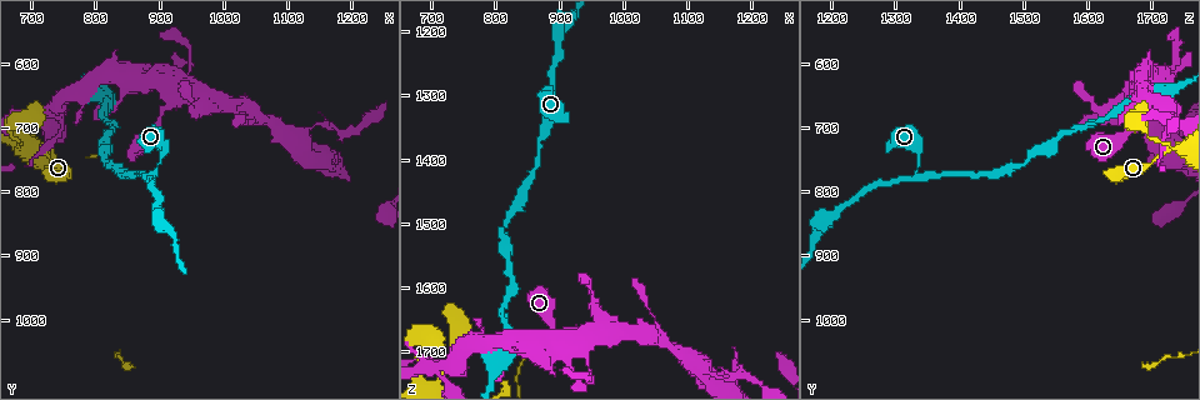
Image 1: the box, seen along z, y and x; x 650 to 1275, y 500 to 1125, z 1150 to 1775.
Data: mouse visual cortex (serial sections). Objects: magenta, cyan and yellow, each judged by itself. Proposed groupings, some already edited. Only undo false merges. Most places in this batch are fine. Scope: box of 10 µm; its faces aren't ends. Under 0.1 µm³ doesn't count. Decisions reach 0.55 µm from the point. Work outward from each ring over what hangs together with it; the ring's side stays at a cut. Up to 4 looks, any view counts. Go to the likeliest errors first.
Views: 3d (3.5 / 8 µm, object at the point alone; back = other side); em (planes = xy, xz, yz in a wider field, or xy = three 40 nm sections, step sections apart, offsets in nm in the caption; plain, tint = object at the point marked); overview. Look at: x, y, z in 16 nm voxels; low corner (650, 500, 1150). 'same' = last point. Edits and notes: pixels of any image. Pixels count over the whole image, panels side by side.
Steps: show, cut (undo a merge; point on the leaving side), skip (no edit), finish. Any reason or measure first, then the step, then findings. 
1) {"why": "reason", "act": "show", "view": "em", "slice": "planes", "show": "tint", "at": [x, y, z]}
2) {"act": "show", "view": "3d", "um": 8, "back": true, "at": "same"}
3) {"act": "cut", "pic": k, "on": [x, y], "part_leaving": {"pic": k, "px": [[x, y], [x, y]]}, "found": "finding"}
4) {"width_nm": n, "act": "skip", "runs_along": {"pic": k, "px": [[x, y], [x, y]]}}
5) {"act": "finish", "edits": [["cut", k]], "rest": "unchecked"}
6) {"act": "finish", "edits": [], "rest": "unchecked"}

{"why": "sharp bend", "act": "show", "view": "3d", "um": 8, "at": [880, 780, 1345]}

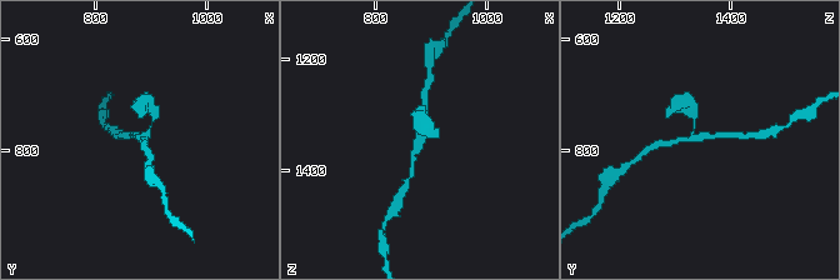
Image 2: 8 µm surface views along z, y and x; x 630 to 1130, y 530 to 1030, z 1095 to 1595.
{"arms": 3, "arm_widths_nm": [150, 200, 250], "why": "need the tissue", "act": "show", "view": "em", "slice": "xy", "step": 3, "show": "tint", "at": "same"}

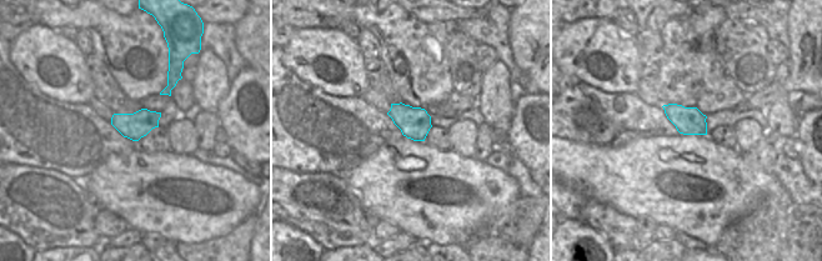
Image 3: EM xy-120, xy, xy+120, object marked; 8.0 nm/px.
{"act": "skip", "found": "one cell here"}

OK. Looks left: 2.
{"why": "three arms meet", "act": "show", "view": "3d", "um": 3.5, "at": [1100, 710, 1710]}

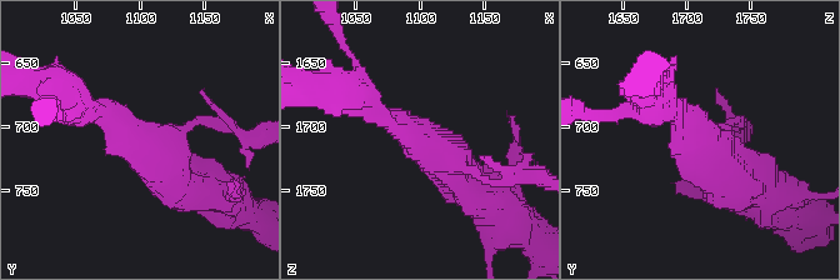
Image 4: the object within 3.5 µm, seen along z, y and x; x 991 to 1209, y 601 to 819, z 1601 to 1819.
{"why": "need the tissue", "act": "show", "view": "em", "slice": "xy", "step": 3, "show": "tint", "at": [1100, 710, 1712]}

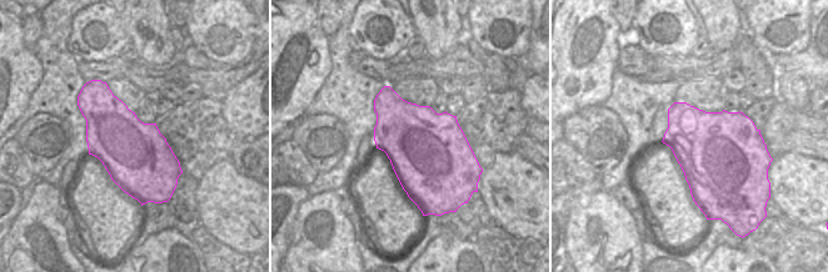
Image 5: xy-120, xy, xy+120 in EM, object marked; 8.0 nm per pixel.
{"width_nm": 650, "act": "skip", "runs_along": {"pic": 4, "px": [[375, 113], [449, 158], [479, 195]]}, "found": "continuous, no second cell"}

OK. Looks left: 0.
{"act": "finish", "edits": [], "rest": "unchecked"}

